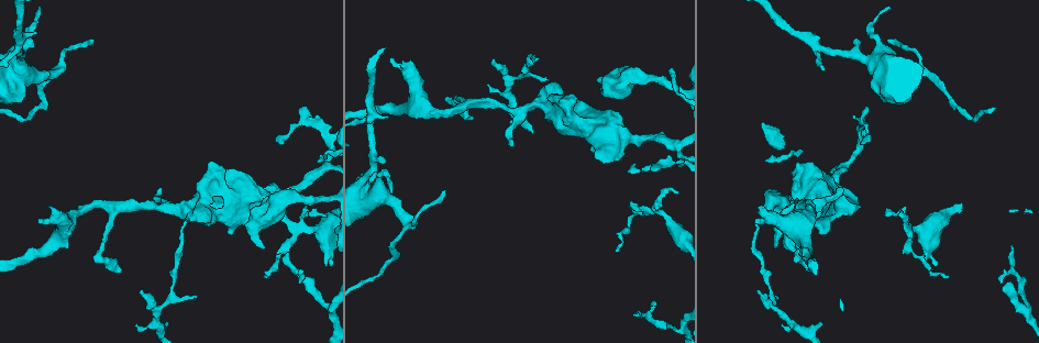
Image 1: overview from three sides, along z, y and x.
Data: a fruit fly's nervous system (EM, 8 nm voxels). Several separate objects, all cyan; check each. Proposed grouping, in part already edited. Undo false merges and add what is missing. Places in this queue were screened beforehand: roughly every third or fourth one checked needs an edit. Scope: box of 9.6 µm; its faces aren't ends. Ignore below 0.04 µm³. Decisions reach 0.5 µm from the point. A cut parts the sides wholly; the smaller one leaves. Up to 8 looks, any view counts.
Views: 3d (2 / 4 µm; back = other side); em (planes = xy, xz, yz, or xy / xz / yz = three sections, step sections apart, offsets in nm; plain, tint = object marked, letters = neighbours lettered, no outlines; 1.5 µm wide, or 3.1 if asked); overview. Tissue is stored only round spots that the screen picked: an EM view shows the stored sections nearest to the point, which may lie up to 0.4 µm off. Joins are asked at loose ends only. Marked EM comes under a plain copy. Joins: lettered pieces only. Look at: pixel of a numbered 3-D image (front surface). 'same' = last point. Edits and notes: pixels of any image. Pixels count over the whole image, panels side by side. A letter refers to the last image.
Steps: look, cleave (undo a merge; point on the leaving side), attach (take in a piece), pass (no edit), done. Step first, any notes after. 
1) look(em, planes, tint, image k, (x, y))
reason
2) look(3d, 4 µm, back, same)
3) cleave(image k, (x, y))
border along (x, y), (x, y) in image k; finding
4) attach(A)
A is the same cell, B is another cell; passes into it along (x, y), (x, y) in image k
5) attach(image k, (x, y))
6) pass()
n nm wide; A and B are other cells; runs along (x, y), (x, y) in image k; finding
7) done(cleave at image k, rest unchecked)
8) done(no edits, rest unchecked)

look(em, planes, letters, image 1, (889, 38))
thin end

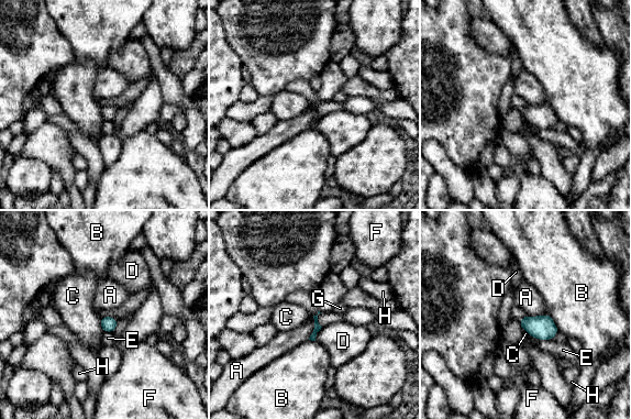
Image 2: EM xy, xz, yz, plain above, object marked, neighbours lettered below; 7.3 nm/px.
pass()
A, B, C, D, E, F, G and H are other cells; border along (313, 317), (313, 331), (308, 339) in image 2; no lettered piece goes on from it

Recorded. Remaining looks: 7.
look(3d, 2 µm, image 1, (774, 247))
thick end

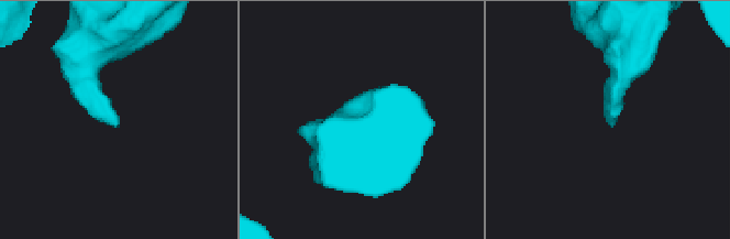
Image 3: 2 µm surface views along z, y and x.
look(em, planes, letters, image 3, (608, 123))
need the tissue

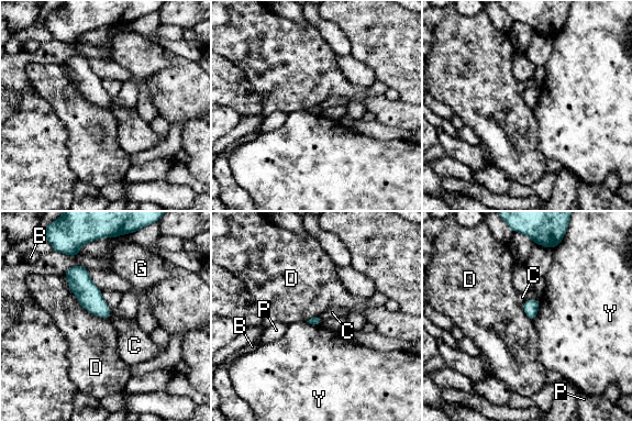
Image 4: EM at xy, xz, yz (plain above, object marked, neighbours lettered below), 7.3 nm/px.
pass()
B, C, D, G, P and Y are other cells; border along (63, 274), (84, 308), (109, 319) in image 4; no lettered piece goes on from it

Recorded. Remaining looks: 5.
look(em, planes, letters, image 1, (1002, 282))
tapers out

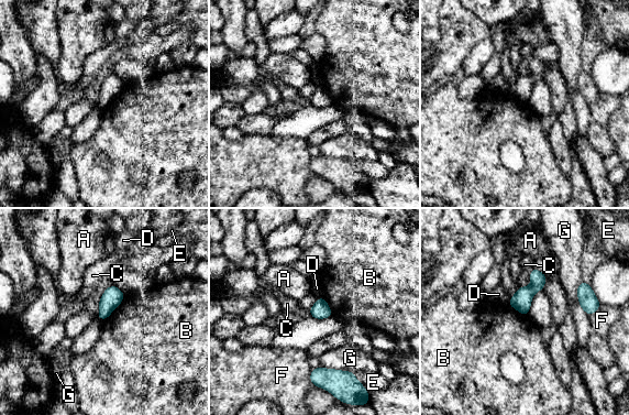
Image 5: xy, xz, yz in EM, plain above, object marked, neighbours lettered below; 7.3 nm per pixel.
pass()
120 nm wide; A, B, C, D, E, F and G are other cells; none of them fits

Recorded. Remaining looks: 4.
done(no edits, rest unchecked)

